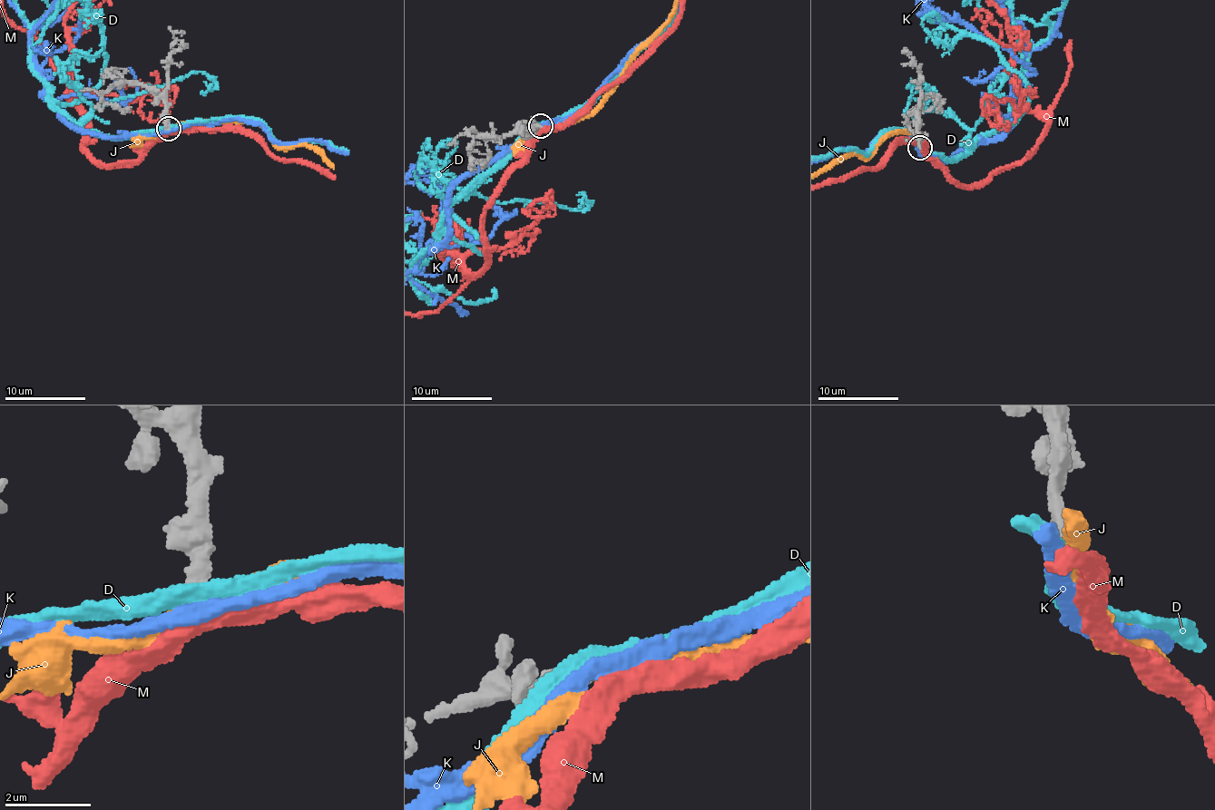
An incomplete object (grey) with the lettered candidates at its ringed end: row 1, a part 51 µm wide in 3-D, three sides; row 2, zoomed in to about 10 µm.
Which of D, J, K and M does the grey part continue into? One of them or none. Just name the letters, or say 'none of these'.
M

